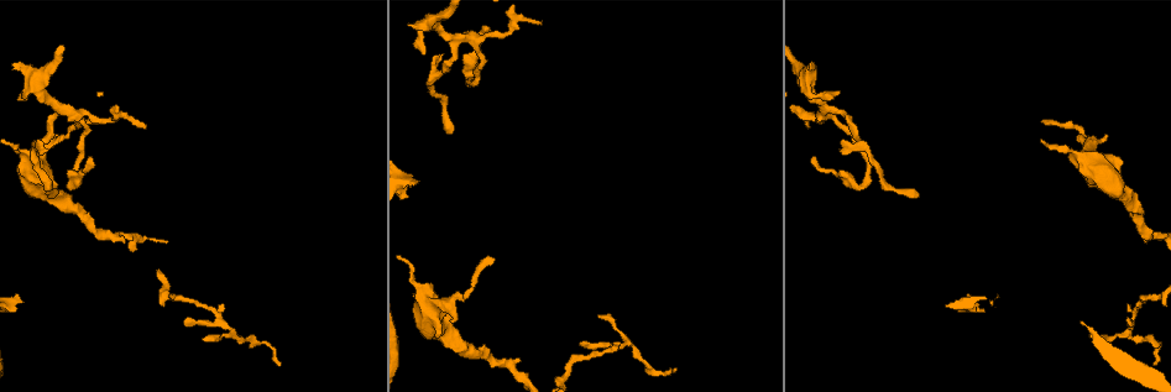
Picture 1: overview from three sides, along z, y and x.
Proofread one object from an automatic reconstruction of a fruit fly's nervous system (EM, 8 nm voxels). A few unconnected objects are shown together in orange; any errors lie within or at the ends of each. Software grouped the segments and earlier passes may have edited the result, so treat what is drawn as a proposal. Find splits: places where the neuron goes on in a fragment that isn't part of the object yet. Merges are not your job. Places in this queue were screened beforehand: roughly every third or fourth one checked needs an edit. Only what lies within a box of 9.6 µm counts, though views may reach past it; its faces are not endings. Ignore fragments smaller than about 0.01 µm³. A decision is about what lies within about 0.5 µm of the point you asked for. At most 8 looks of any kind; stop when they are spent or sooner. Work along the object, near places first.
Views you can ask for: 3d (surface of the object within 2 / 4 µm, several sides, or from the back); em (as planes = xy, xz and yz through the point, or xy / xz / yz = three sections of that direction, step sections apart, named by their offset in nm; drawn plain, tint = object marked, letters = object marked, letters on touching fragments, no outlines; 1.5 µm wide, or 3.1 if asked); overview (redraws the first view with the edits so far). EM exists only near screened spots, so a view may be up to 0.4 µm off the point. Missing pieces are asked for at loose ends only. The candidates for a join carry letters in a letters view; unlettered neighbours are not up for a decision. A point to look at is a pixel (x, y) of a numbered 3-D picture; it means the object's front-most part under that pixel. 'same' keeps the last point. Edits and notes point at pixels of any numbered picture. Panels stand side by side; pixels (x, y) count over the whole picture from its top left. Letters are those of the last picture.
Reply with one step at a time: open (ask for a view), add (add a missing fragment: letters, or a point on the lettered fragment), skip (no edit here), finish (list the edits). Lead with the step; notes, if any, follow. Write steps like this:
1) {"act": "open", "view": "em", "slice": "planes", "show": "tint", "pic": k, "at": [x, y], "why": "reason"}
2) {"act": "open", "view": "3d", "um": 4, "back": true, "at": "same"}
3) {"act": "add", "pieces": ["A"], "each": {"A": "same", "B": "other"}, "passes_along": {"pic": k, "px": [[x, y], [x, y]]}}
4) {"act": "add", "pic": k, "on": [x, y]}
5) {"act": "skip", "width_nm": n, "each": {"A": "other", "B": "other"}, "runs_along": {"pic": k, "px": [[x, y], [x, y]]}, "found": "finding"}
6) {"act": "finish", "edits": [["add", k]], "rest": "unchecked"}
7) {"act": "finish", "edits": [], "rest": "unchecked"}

{"act": "open", "view": "em", "slice": "planes", "show": "letters", "pic": 1, "at": [446, 133], "why": "free end"}

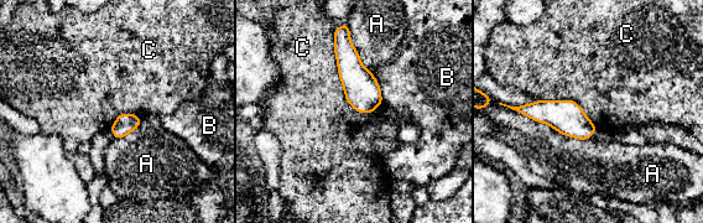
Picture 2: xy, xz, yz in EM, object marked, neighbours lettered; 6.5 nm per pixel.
{"act": "skip", "width_nm": 130, "each": {"A": "other", "B": "other", "C": "other"}, "found": "no lettered fragment goes on from it"}

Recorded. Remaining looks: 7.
{"act": "open", "view": "em", "slice": "planes", "show": "letters", "pic": 1, "at": [418, 183], "why": "branch stops here"}

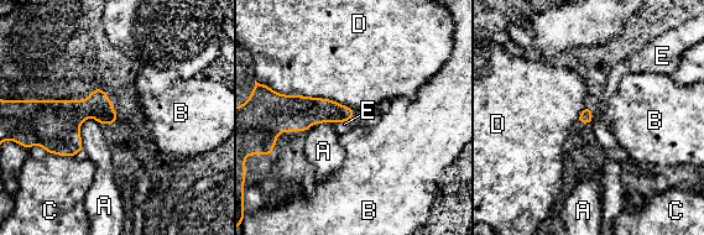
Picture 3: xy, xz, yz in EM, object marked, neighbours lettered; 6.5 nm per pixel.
{"act": "skip", "each": {"A": "other", "B": "other", "C": "other", "D": "other", "E": "other"}, "found": "none of them fits"}

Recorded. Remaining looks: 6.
{"act": "open", "view": "3d", "um": 2, "pic": 1, "at": [410, 24], "why": "branch stops here"}

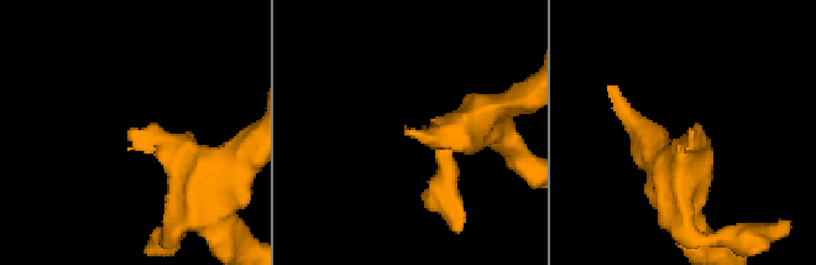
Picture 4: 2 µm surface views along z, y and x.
{"act": "open", "view": "em", "slice": "xz", "step": 4, "show": "tint", "pic": 4, "at": [131, 130]}

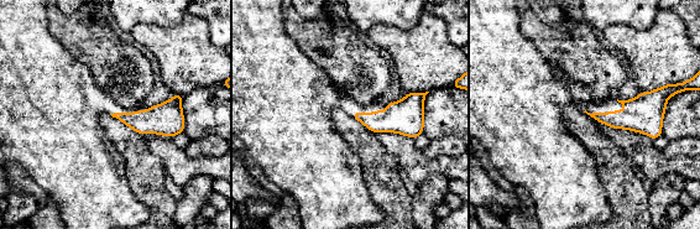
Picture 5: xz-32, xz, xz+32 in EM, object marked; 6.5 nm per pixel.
{"act": "open", "view": "em", "slice": "planes", "show": "letters", "at": "same", "why": "another direction"}

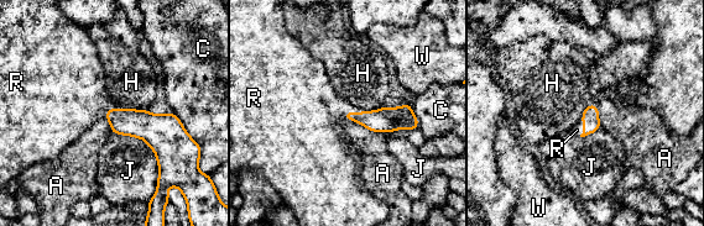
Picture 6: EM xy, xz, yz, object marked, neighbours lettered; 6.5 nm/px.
{"act": "add", "pieces": ["R"], "each": {"A": "other", "C": "other", "H": "other", "J": "other", "R": "same", "W": "other"}, "passes_along": {"pic": 6, "px": [[387, 119], [353, 112], [314, 109]]}, "found": "the neuron continues"}

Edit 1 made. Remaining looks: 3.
{"act": "finish", "edits": [["add", 6]], "rest": "unchecked"}

